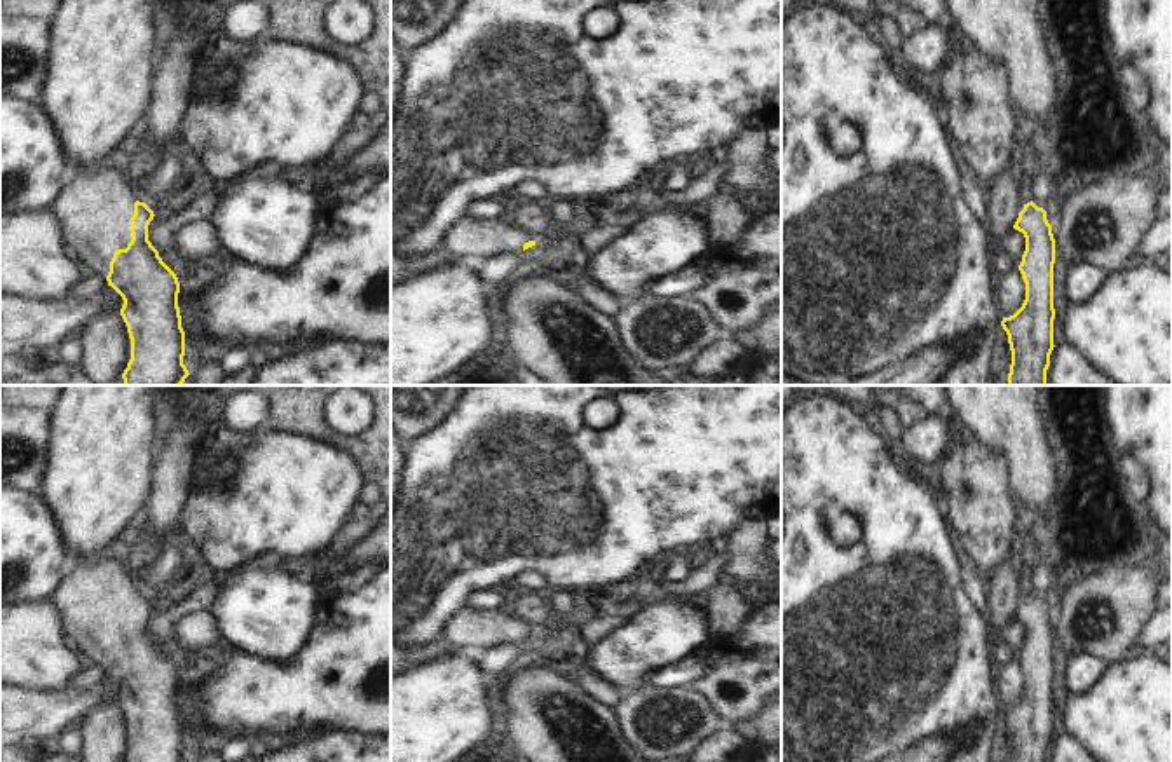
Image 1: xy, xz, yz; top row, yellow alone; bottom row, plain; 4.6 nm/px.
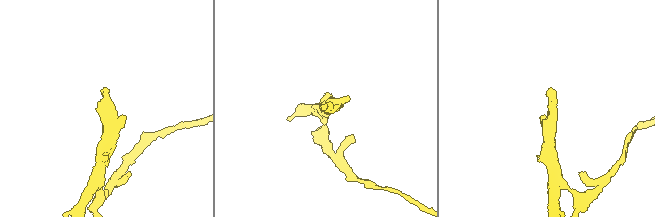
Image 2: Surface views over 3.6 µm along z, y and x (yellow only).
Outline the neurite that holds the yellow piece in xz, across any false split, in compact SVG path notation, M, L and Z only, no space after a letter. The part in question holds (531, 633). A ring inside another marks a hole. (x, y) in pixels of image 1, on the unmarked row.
M462 609L446 631L446 638L455 647L481 647L485 650L521 643L532 636L535 631L530 631L523 621L513 619L506 609L495 612Z

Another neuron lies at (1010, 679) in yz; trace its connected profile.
M1013 657L1005 666L998 668L998 699L1003 708L1013 706L1026 691L1026 673L1019 657Z

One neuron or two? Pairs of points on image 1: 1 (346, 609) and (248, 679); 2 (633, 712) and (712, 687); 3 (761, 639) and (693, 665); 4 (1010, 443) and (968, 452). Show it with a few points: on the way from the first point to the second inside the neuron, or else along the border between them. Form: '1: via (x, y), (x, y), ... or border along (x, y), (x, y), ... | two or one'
1: via (335, 637), (293, 679), (276, 679) | one
2: border along (691, 686), (712, 703), (724, 722) | two
3: border along (703, 649), (708, 670), (693, 686) | two
4: border along (965, 431), (1000, 461), (1008, 483) | two

